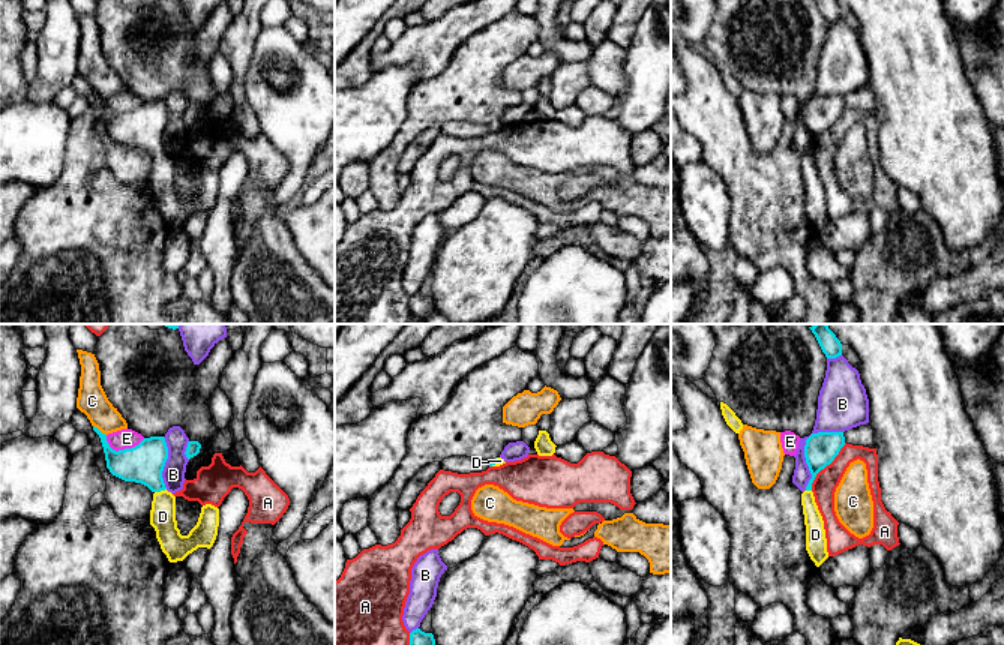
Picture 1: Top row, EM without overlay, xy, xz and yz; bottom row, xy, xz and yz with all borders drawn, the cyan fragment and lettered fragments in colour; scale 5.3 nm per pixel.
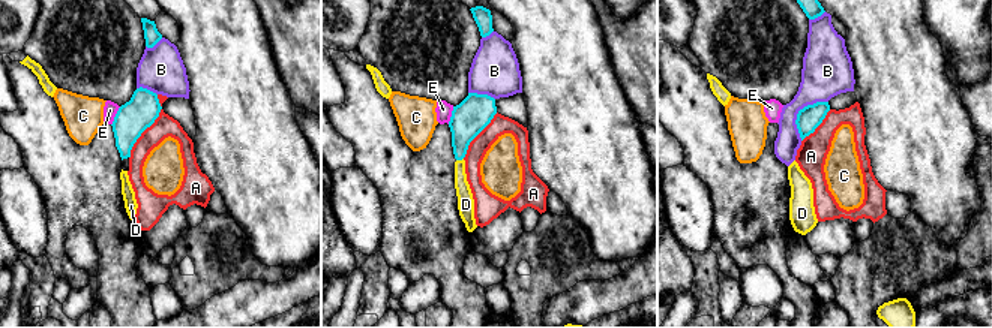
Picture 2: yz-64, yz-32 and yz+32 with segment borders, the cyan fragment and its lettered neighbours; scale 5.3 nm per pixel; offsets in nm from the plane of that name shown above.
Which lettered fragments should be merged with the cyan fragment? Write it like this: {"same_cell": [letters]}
{"same_cell": ["D"]}

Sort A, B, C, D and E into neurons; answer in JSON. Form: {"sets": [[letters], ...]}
{"sets": [["A"], ["B"], ["C"], ["D"], ["E"]]}

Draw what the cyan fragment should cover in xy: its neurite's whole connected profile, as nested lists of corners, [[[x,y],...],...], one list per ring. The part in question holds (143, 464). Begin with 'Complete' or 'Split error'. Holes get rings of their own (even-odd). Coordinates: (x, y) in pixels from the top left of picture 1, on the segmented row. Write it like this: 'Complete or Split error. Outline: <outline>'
Split error. Outline: [[[93,426],[99,435],[107,468],[125,482],[135,482],[153,492],[150,525],[170,562],[183,561],[198,548],[210,549],[218,536],[219,508],[206,504],[197,525],[188,536],[182,536],[176,520],[176,496],[167,490],[162,471],[168,459],[168,447],[164,436],[144,438],[138,446],[125,450],[113,450],[107,435]]]

